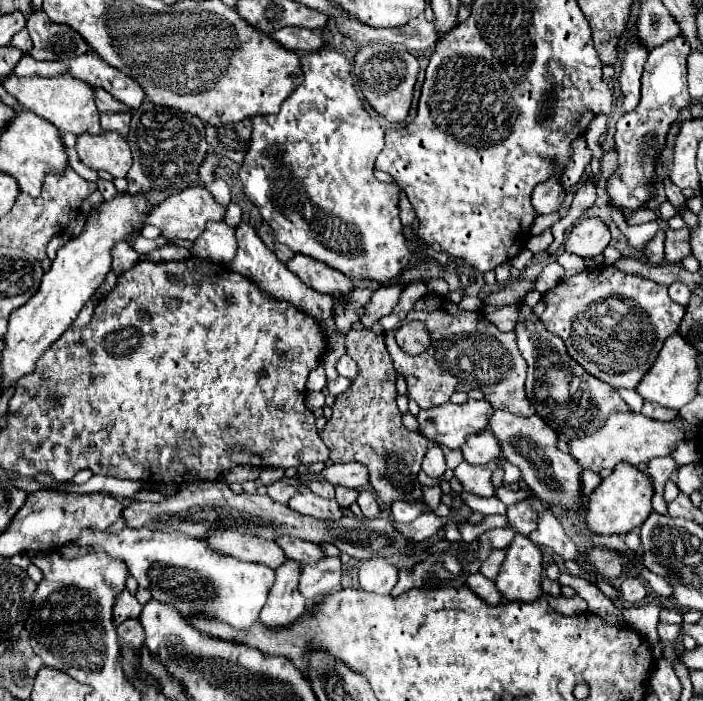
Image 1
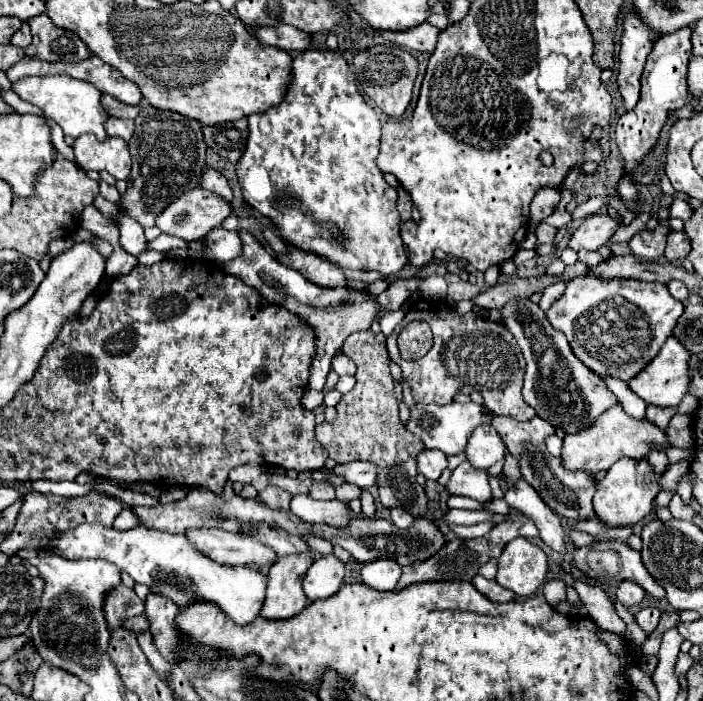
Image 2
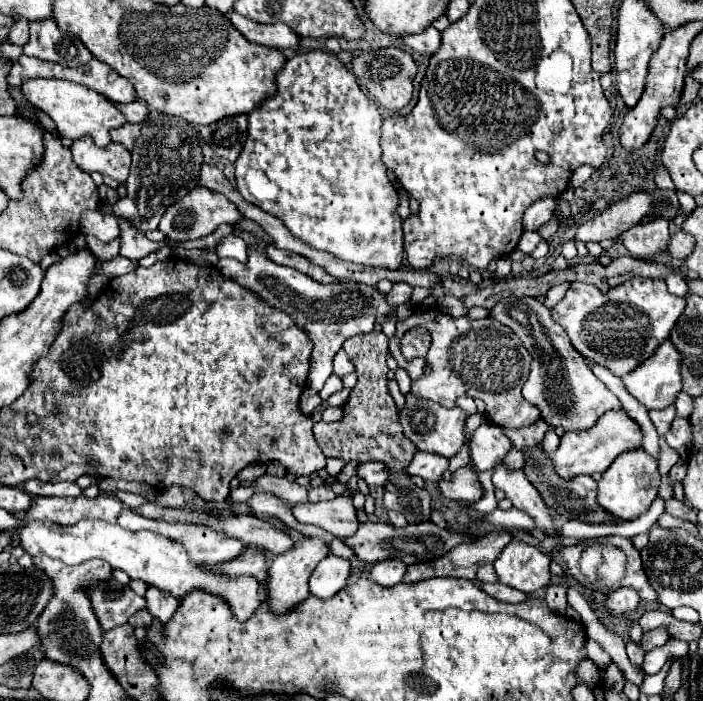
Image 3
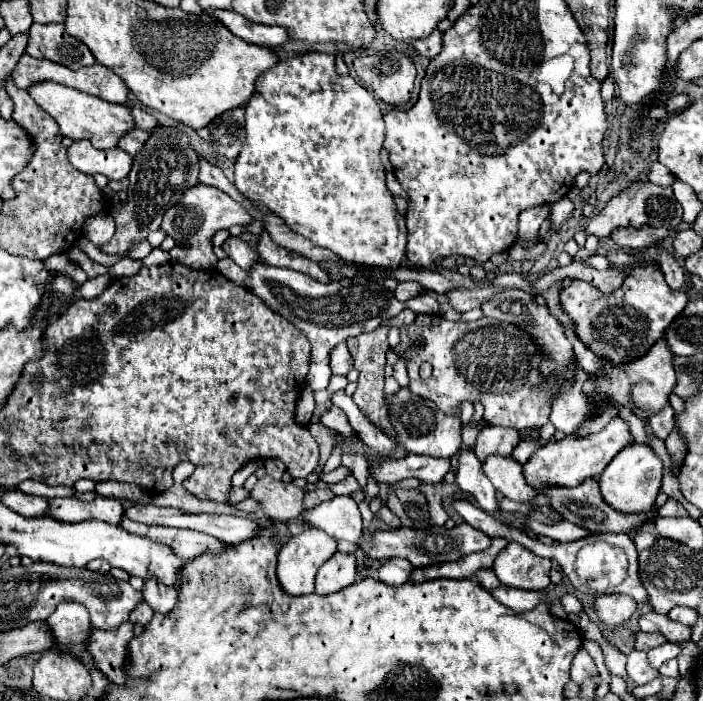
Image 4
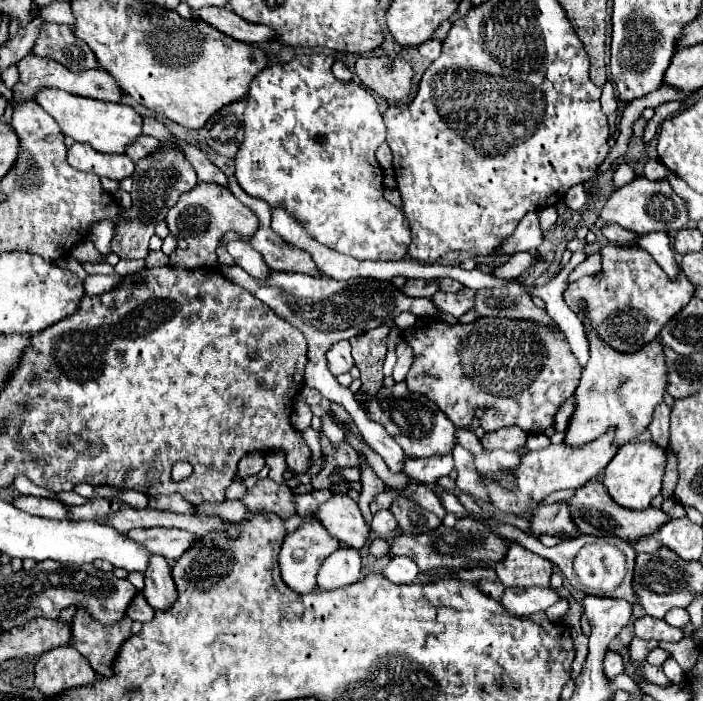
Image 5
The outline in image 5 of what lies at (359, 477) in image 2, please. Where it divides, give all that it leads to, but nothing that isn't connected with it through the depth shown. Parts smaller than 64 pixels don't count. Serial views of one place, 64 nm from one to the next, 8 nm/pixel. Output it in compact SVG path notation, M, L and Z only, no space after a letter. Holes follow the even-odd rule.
M452 454L432 456L432 458L420 458L420 460L408 458L406 476L414 478L414 480L418 480L422 484L434 484L440 476L450 474L452 468L454 468Z

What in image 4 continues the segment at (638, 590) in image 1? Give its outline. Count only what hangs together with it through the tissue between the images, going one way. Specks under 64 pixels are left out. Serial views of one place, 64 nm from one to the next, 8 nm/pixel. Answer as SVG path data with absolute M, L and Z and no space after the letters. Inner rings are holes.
M624 594L598 596L594 598L594 612L602 628L606 632L612 632L630 620L630 616L636 612L636 602Z

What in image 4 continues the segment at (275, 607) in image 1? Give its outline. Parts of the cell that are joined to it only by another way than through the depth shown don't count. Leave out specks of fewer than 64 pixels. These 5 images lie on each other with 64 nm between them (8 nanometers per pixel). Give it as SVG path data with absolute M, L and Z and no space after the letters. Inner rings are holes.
M310 526L308 530L300 532L296 536L290 536L278 552L276 576L278 576L278 582L280 582L282 590L290 596L312 594L314 592L314 578L316 578L318 568L336 552L336 548L338 548L338 540L328 536L326 532L320 532L320 528L316 528L316 526Z

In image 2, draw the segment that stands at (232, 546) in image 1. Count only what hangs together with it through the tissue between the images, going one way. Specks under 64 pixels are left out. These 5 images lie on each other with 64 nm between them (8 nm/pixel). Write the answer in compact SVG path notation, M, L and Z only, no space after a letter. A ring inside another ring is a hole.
M190 528L184 532L190 544L210 560L218 564L248 564L248 566L270 566L276 560L276 554L264 544L252 540L244 534L208 530L208 528Z

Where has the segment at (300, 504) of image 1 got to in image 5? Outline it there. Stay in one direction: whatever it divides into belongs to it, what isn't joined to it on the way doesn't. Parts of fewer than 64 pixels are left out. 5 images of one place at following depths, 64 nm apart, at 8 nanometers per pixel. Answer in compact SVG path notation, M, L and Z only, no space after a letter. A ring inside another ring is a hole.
M334 494L318 508L316 518L340 540L340 544L348 548L360 550L370 540L370 526L366 524L358 504L348 494Z

